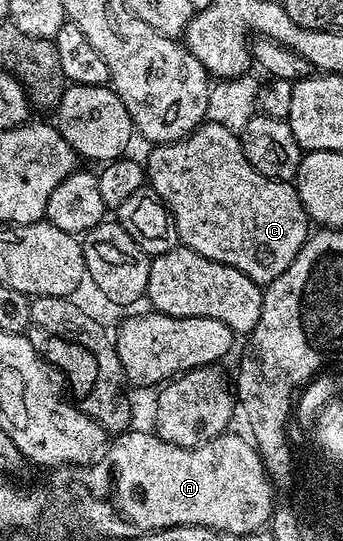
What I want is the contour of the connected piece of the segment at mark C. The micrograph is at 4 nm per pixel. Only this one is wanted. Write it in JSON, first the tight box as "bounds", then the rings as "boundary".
{"bounds":[147,121,311,285],"boundary":[[[208,121],[177,142],[157,145],[147,159],[147,183],[173,214],[178,240],[195,253],[223,265],[238,267],[259,285],[273,283],[295,261],[311,234],[311,220],[296,186],[263,177],[247,161],[240,138],[234,132]]]}

